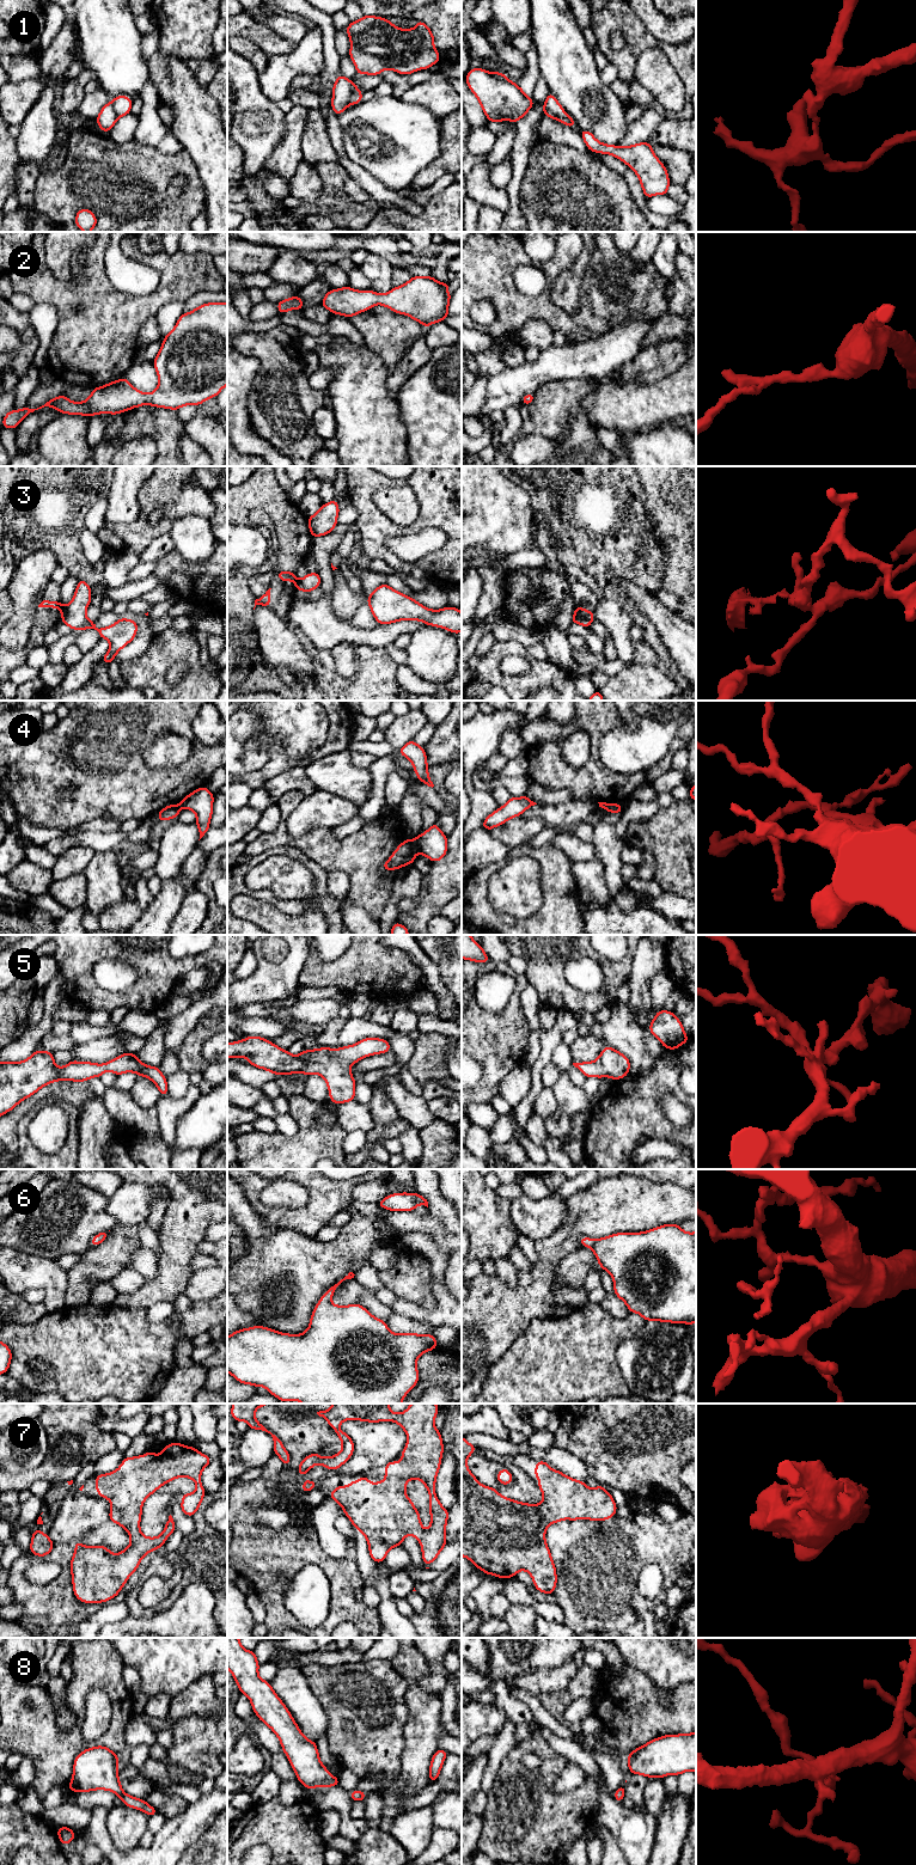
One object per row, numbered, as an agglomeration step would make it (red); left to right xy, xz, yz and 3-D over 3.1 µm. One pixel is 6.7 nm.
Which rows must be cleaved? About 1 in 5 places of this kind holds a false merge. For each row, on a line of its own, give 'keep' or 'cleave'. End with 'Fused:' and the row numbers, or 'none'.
1: cleave
2: keep
3: cleave
4: cleave
5: keep
6: keep
7: keep
8: keep
Fused: 1, 3, 4

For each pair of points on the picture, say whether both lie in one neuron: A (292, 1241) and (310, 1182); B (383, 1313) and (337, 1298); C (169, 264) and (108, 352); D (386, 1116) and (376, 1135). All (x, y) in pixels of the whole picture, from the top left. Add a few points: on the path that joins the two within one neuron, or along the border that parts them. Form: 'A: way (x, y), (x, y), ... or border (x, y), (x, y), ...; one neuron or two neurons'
A: border (267, 1224), (273, 1228), (292, 1229), (312, 1239); two neurons
B: way (372, 1303), (365, 1297), (348, 1297); one neuron
C: way (168, 286), (123, 330); one neuron
D: way (382, 1120), (378, 1130); one neuron

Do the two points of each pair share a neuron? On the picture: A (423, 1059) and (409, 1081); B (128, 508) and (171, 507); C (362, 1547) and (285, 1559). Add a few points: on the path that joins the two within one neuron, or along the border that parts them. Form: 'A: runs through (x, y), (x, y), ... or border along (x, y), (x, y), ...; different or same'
A: border along (407, 1064), (410, 1075), (421, 1086); different
B: border along (146, 481), (139, 514), (115, 524); different
C: border along (353, 1539), (356, 1567), (361, 1576); different

